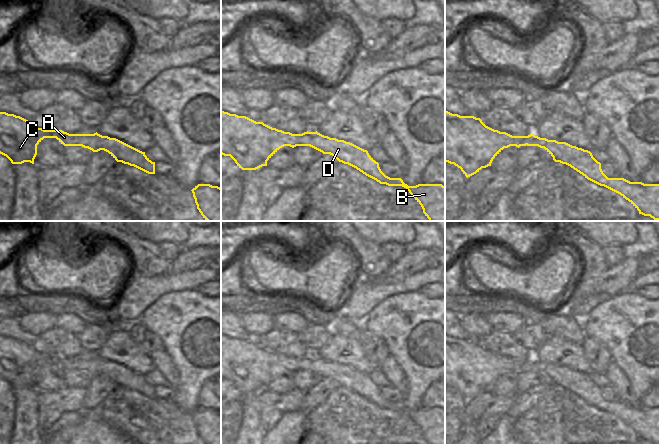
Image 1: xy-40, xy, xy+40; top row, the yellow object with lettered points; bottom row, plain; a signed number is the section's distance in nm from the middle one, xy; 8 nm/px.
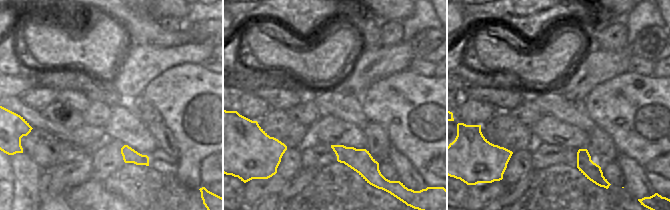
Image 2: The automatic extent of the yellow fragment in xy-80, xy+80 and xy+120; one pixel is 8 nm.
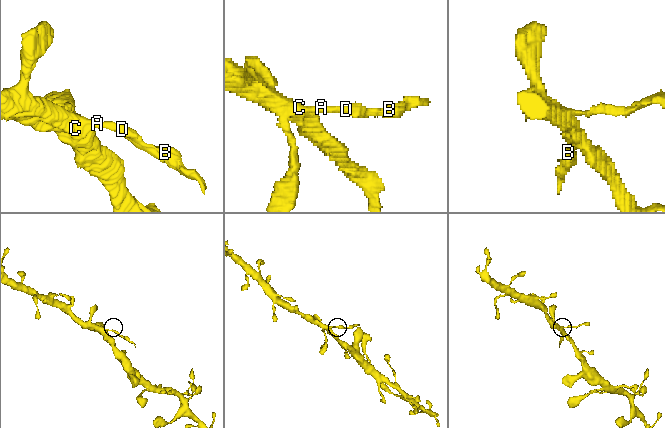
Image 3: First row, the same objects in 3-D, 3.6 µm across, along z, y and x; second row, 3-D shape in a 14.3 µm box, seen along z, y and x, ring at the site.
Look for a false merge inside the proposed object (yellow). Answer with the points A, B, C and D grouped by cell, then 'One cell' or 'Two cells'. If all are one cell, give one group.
Groups: A C / B D. Two cells

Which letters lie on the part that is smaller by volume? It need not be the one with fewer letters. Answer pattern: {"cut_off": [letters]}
{"cut_off": ["B", "D"]}

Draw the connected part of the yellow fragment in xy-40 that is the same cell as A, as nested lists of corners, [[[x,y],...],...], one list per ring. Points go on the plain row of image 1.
[[[0,336],[0,378],[6,380],[12,388],[34,388],[37,369],[44,362],[56,362],[64,370],[77,370],[78,366],[87,365],[87,358],[44,354],[20,340]]]

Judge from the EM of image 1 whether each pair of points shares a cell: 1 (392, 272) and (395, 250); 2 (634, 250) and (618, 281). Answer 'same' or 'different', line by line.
1: different
2: different

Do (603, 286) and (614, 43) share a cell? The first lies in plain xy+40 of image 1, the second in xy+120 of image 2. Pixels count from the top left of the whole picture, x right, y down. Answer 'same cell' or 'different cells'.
different cells

